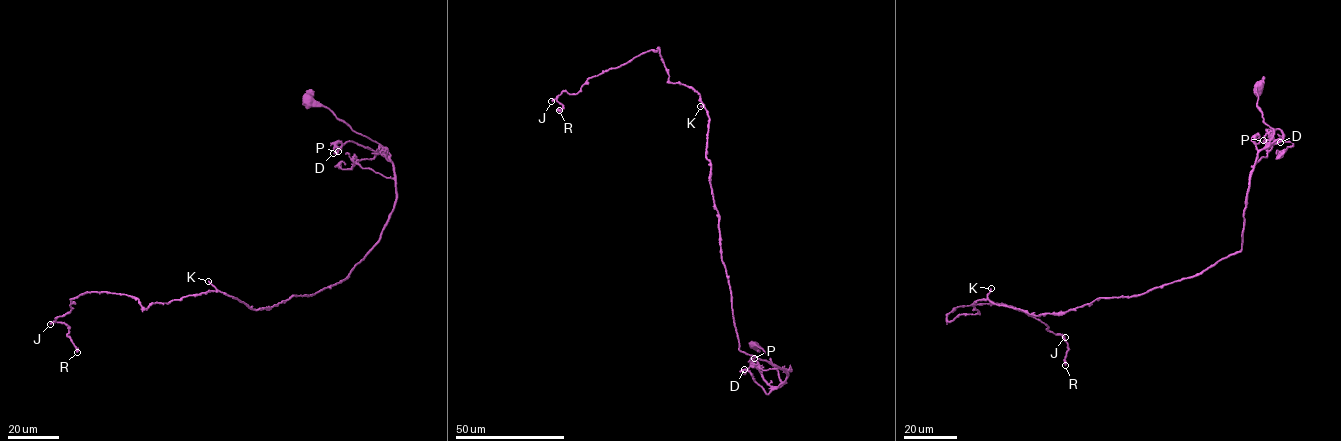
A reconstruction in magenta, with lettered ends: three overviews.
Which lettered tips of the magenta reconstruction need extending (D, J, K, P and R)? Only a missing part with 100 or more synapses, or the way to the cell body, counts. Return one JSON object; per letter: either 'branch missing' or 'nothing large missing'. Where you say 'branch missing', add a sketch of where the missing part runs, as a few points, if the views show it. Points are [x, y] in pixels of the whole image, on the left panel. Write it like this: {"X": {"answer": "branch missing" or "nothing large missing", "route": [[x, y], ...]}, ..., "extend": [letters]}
{"D": {"answer": "nothing large missing"}, "J": {"answer": "nothing large missing"}, "K": {"answer": "branch missing", "route": [[208, 281], [190, 219], [197, 186], [177, 163], [191, 92], [165, 87], [184, 60], [210, 77]]}, "P": {"answer": "nothing large missing"}, "R": {"answer": "nothing large missing"}, "extend": ["K"]}

